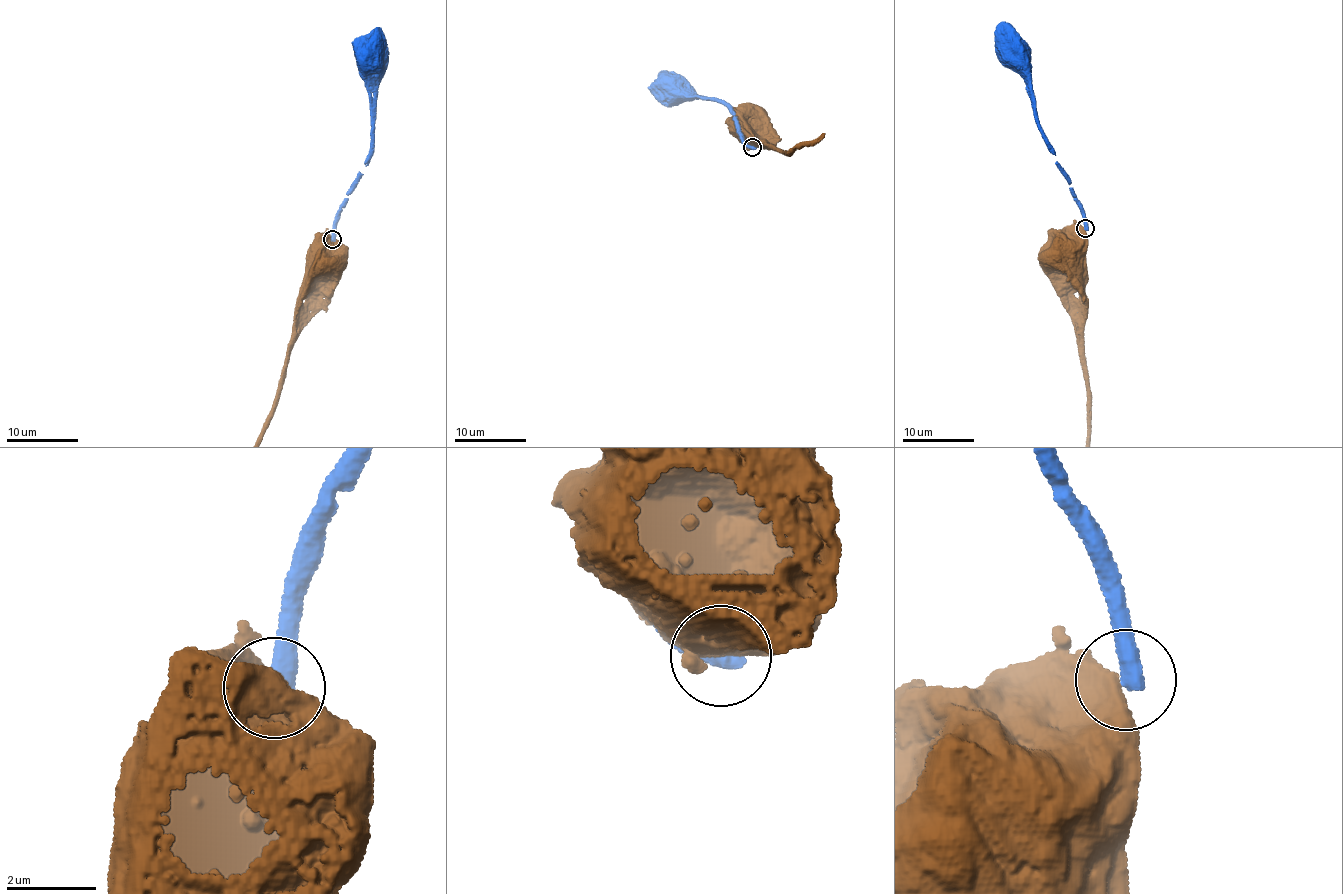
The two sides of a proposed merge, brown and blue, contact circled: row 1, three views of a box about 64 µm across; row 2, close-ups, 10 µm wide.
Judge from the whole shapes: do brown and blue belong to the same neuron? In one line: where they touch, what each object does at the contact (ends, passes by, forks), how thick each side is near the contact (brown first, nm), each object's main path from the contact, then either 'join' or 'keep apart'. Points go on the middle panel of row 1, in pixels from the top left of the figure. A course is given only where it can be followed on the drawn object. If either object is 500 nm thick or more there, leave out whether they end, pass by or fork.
place (752, 147); calibres 800 and 480 nm; course brown (751, 147), (745, 131), (748, 127); course blue (752, 147), (741, 143), (737, 116), (724, 104), (695, 99), (682, 83), (669, 85), (671, 87); keep apart

